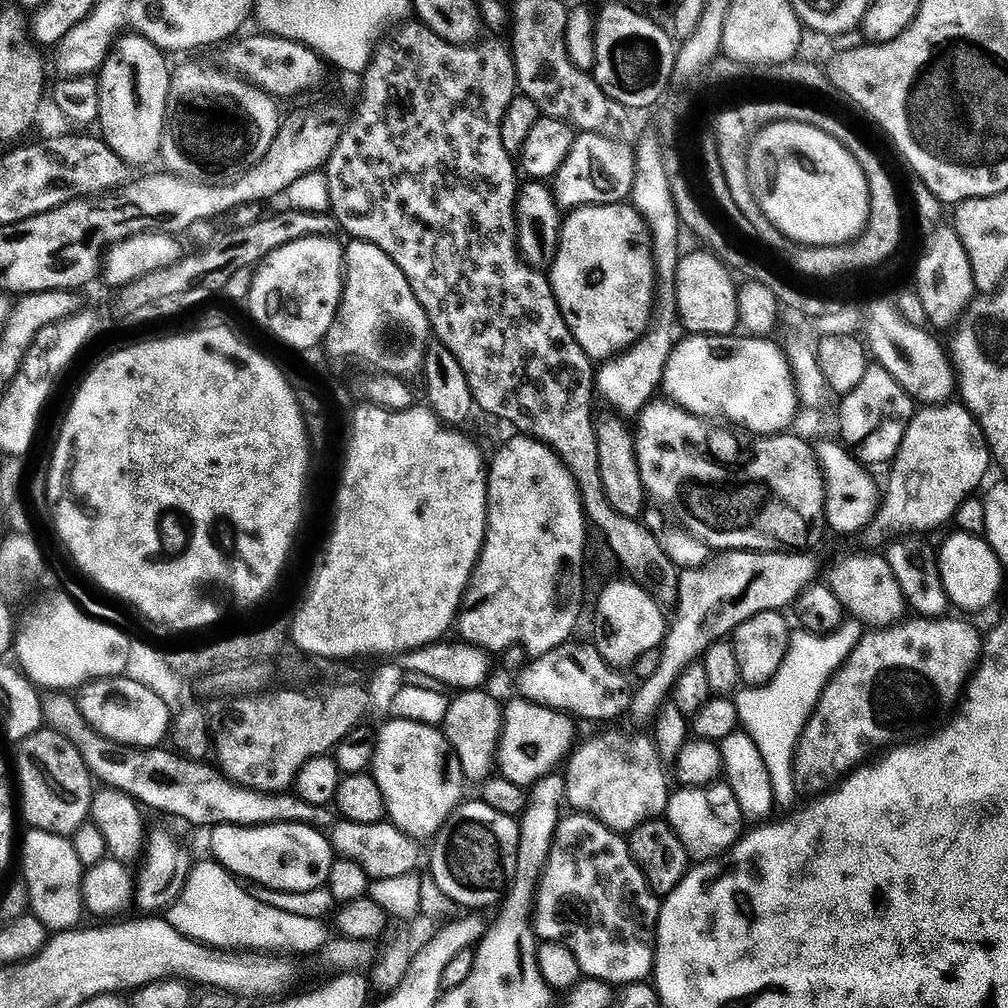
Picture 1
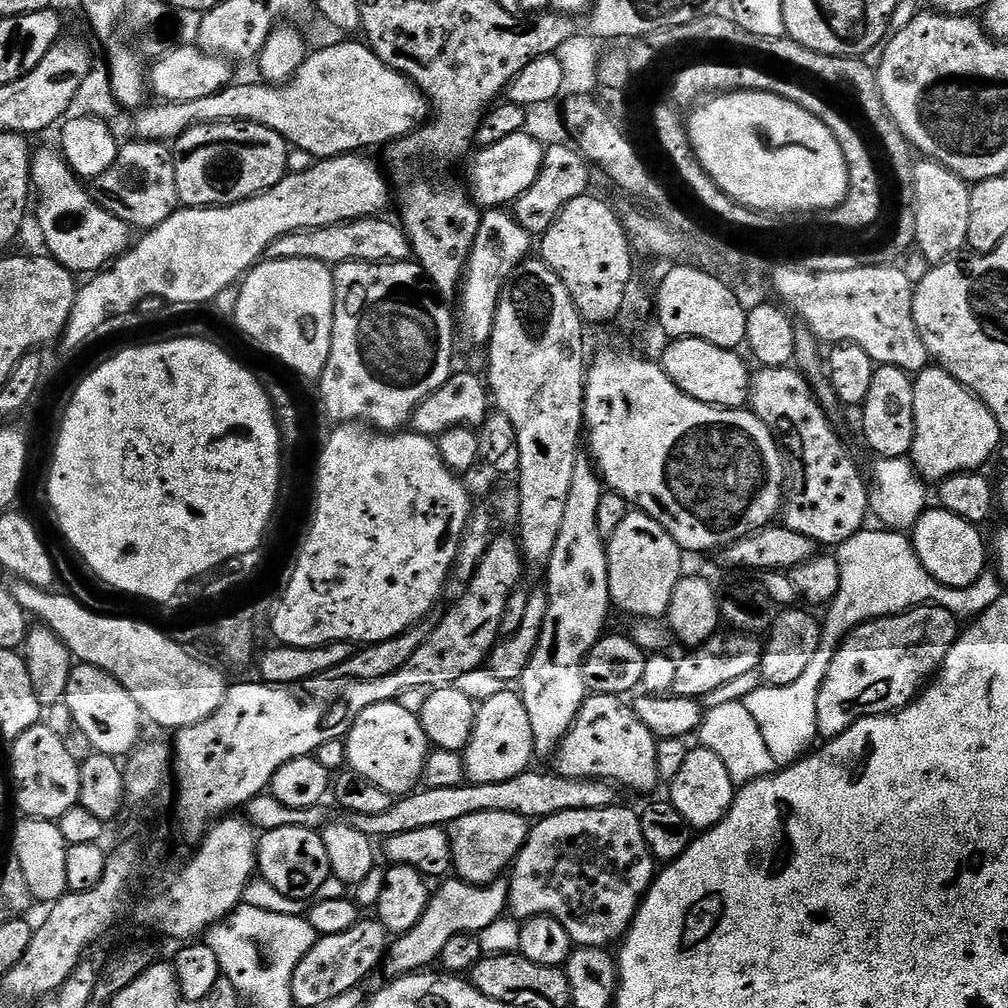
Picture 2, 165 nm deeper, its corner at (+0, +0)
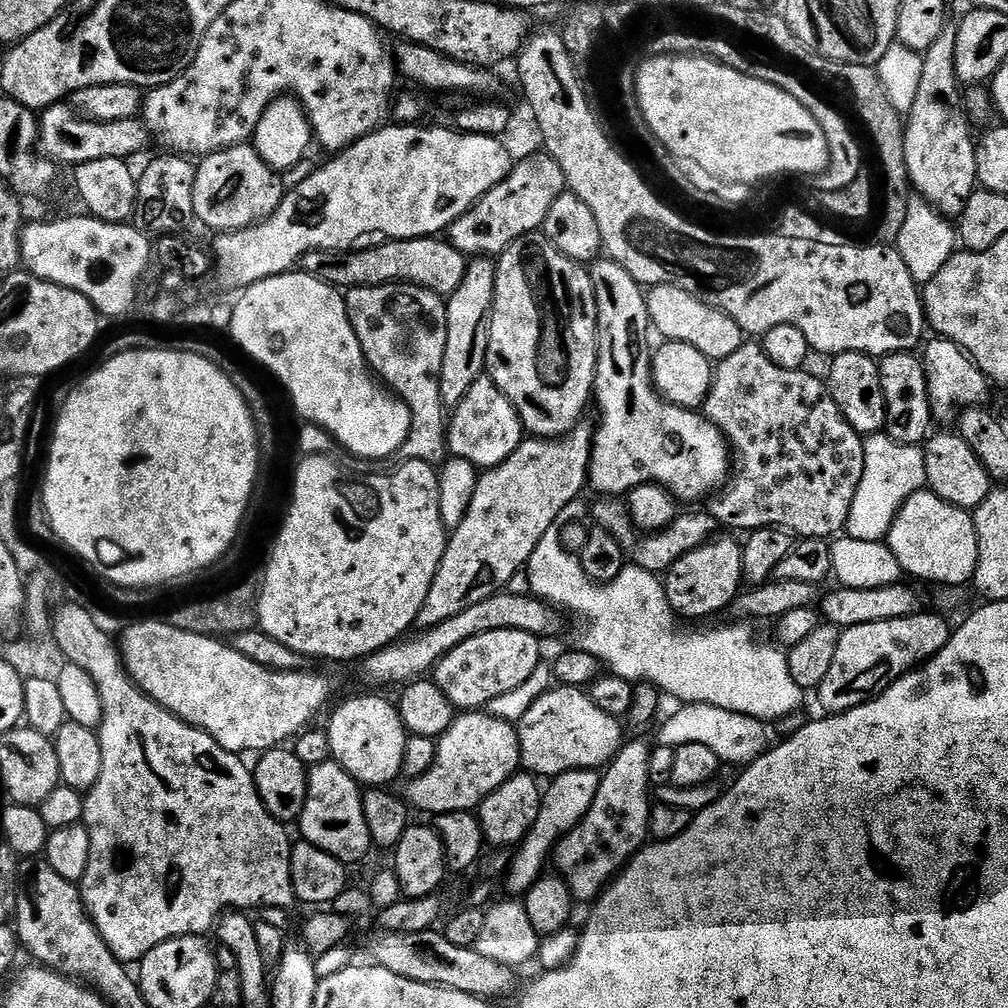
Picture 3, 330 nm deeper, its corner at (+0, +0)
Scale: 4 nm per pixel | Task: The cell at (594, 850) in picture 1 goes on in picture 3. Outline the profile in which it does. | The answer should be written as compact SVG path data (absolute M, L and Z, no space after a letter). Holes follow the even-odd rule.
M629 739L617 752L615 760L607 765L606 771L600 777L598 794L590 806L590 810L582 818L582 822L574 830L563 836L554 849L555 871L563 876L577 901L595 901L596 897L624 871L624 865L649 843L648 819L653 810L650 800L650 785L648 774L650 768L650 754L652 748L644 740Z

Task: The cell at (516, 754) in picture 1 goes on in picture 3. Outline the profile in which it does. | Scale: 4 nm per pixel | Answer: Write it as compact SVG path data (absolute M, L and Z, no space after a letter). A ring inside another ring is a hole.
M484 710L465 711L457 715L452 725L439 737L436 757L430 770L426 770L417 780L407 785L409 788L406 800L413 809L421 808L424 812L432 812L431 814L472 812L479 809L480 803L494 790L498 790L498 786L517 775L520 767L520 733L517 725L490 716Z

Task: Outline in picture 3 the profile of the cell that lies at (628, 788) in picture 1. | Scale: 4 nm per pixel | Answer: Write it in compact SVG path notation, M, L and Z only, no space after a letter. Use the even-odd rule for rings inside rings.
M556 686L544 692L519 720L520 763L537 777L600 770L612 763L625 743L617 717L599 709L584 688Z

